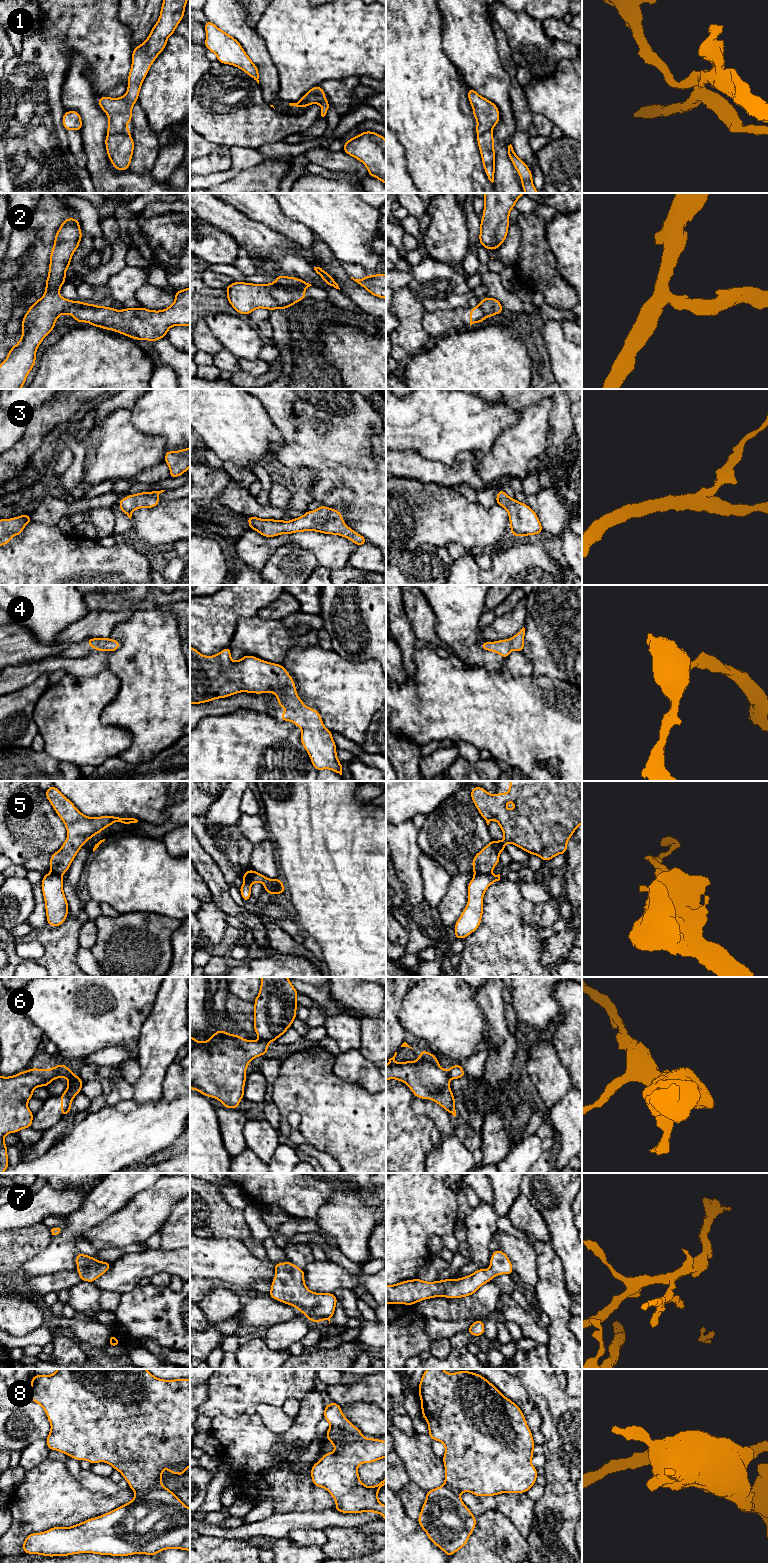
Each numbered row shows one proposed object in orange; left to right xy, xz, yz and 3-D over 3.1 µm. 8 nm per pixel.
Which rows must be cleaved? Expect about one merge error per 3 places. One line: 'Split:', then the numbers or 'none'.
Split: 1, 2, 5, 6, 8

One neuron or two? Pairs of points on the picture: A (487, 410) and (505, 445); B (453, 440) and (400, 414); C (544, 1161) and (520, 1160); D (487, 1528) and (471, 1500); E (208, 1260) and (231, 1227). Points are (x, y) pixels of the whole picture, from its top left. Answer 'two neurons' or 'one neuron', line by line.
A: two neurons
B: one neuron
C: two neurons
D: two neurons
E: two neurons

